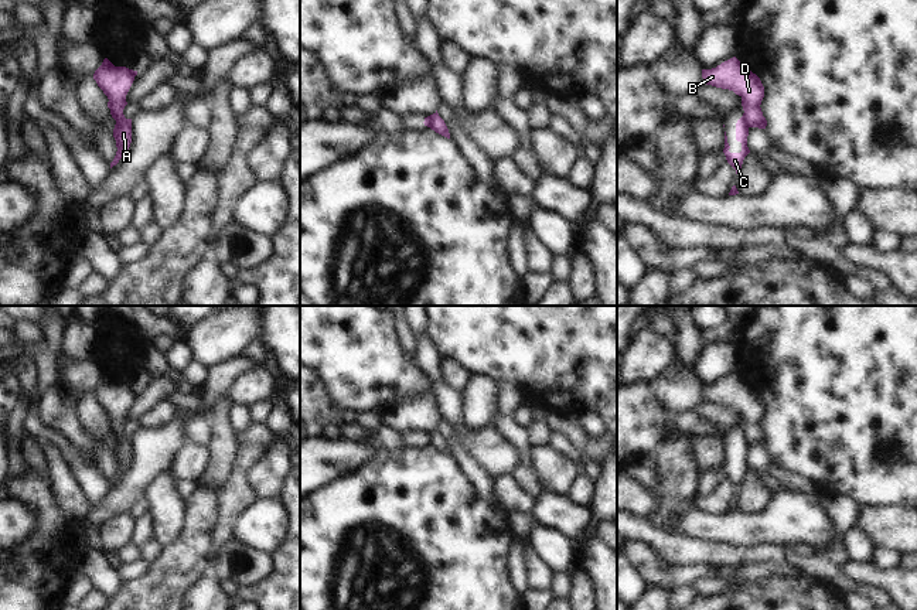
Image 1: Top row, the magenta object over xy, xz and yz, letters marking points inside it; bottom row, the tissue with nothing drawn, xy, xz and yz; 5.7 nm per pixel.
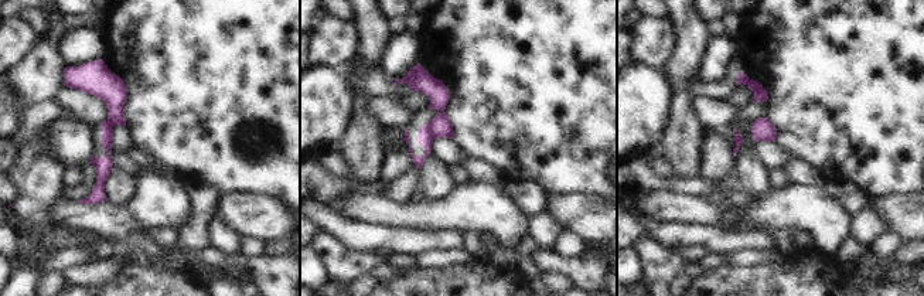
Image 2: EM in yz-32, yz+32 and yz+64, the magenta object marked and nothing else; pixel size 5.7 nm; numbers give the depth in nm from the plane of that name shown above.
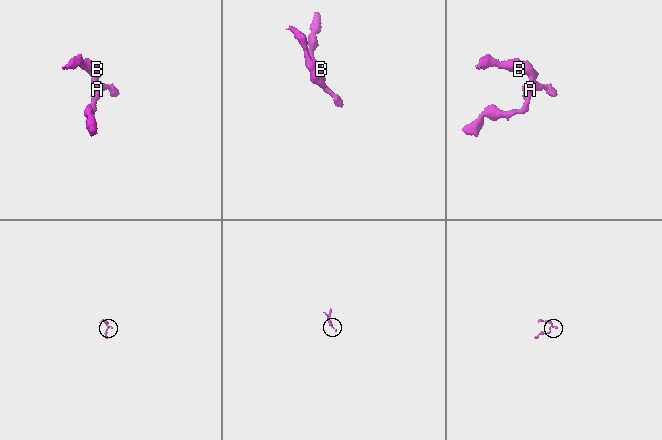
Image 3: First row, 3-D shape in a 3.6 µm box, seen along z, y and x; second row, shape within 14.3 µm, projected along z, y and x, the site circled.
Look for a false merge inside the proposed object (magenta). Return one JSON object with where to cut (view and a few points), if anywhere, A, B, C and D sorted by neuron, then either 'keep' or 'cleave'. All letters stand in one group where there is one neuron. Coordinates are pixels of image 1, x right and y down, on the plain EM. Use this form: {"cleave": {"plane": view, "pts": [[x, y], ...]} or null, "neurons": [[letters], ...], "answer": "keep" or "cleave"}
{"cleave": {"plane": "yz", "pts": [[743, 430], [749, 443]]}, "neurons": [["A", "C"], ["B", "D"]], "answer": "cleave"}

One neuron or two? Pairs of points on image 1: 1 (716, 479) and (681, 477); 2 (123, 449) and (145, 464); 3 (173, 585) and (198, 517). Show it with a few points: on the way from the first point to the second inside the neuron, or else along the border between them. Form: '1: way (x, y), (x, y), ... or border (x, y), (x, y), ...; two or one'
1: border (701, 473), (696, 494); two
2: border (139, 426), (132, 435), (130, 463), (112, 483); two
3: way (177, 568), (193, 545), (195, 534); one

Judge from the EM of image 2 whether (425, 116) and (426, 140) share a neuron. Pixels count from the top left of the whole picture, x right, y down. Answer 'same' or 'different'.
same

